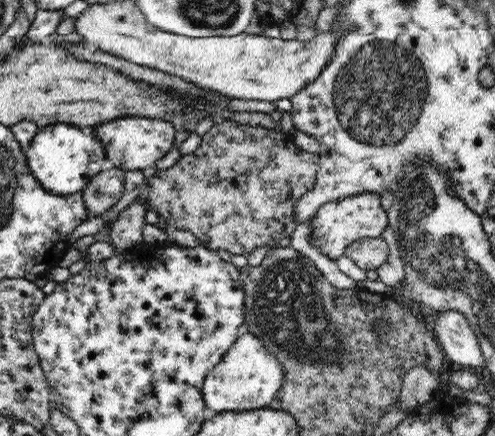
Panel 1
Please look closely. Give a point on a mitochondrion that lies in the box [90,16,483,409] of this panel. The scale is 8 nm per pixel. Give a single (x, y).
(377, 95)

